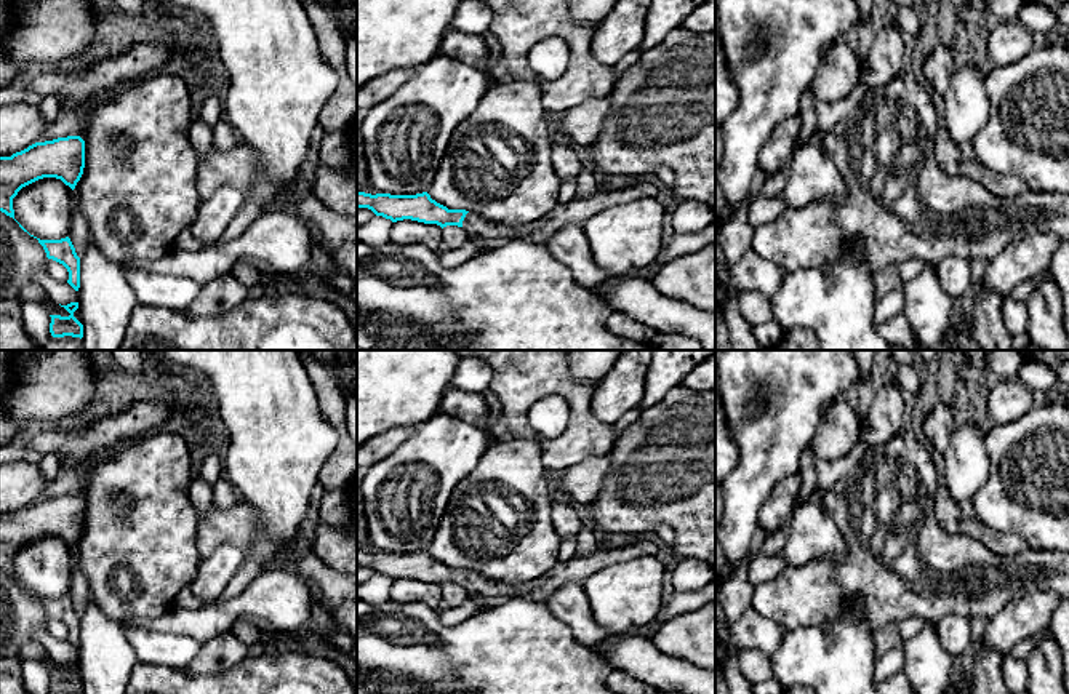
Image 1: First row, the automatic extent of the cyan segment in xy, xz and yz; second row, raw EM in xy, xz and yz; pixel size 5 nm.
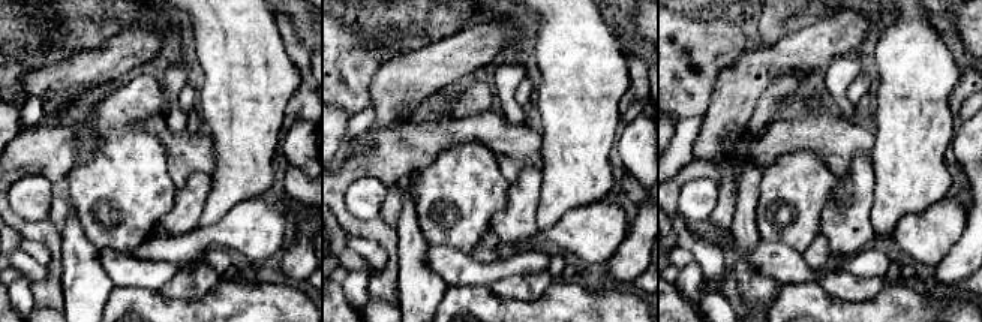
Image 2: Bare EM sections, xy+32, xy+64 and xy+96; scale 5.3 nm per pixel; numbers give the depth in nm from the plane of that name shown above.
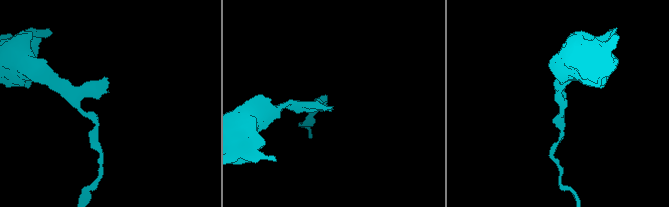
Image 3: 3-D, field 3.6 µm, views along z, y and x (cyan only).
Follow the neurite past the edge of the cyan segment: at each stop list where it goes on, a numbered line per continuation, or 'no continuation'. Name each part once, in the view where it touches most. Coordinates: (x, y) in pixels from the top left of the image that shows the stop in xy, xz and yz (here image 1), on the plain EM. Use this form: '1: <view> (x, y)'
1: xz (485, 592)

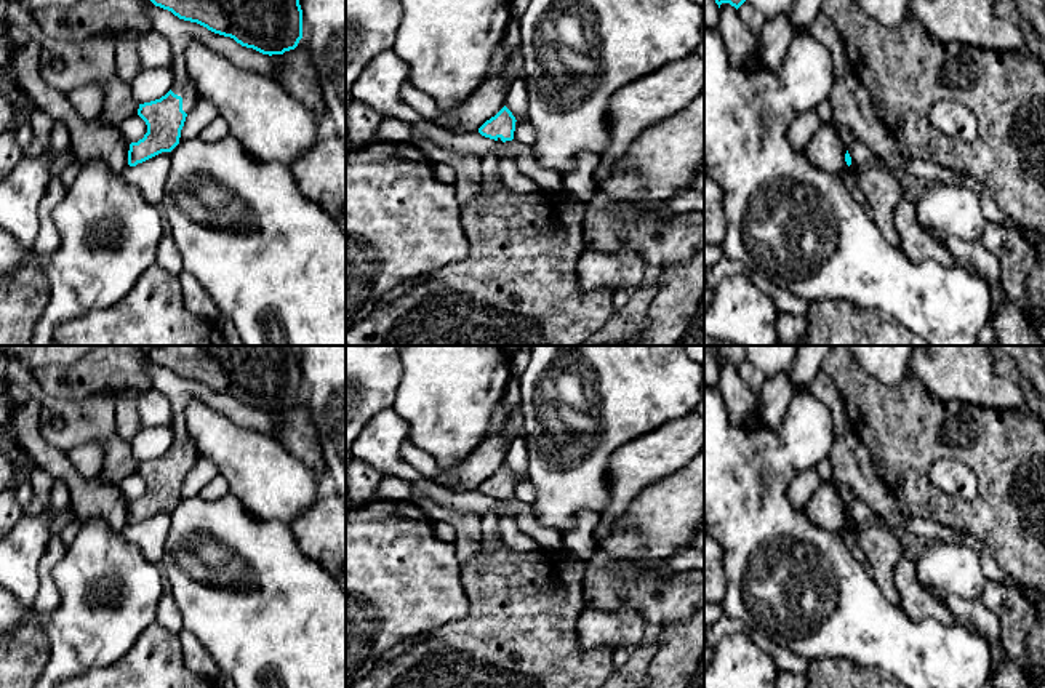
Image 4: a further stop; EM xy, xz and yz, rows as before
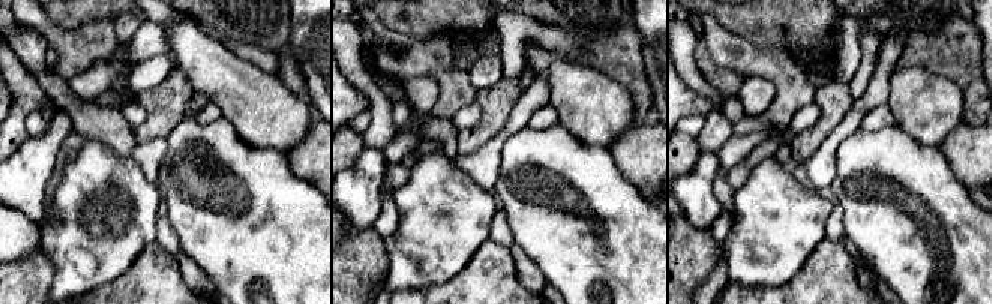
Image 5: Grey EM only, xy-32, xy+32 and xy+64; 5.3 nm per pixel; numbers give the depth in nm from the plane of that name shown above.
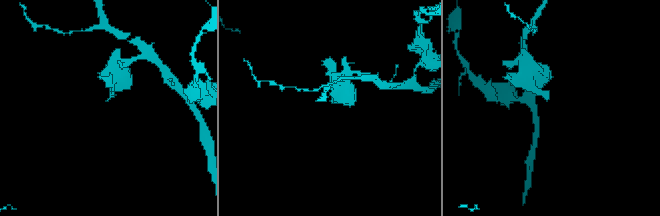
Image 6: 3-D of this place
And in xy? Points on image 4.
1: xy (186, 448)

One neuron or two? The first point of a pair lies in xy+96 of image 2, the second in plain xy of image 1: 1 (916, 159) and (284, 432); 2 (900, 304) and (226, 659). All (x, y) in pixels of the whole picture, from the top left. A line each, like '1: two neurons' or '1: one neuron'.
1: one neuron
2: two neurons

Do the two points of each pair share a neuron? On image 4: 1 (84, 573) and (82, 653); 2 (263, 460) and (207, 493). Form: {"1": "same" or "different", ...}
{"1": "same", "2": "different"}

